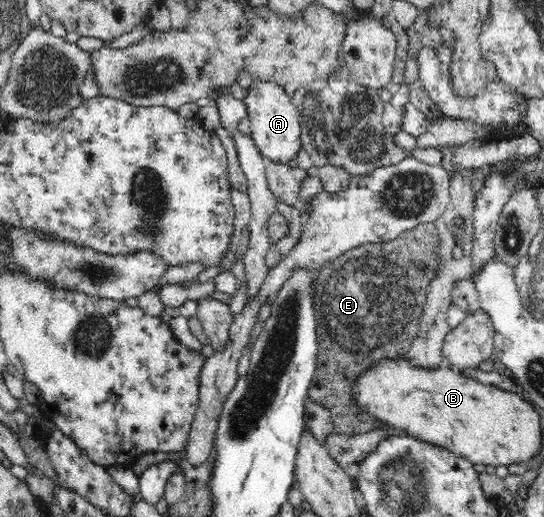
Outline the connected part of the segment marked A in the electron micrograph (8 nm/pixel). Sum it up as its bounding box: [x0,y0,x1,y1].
[243,81,302,164]

